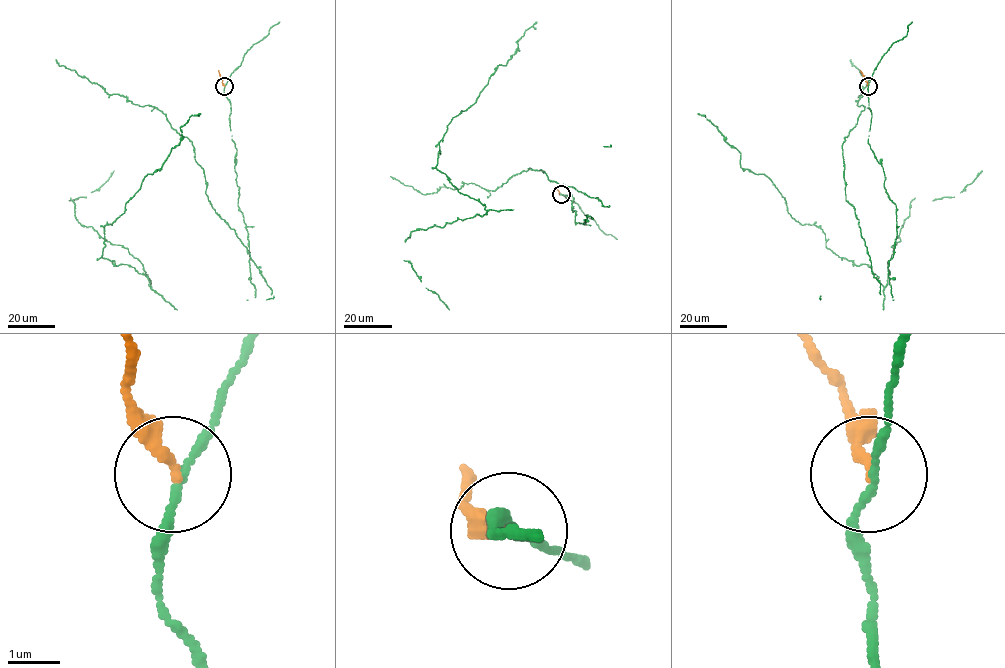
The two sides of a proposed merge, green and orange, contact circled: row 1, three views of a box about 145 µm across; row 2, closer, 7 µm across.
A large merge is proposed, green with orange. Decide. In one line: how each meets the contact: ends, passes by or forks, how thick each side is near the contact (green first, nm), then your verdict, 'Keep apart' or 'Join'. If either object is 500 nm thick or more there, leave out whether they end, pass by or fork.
At the ring green passes by. At the ring orange ends. Thickness 130 nm (green) against 200 nm. Keep apart

